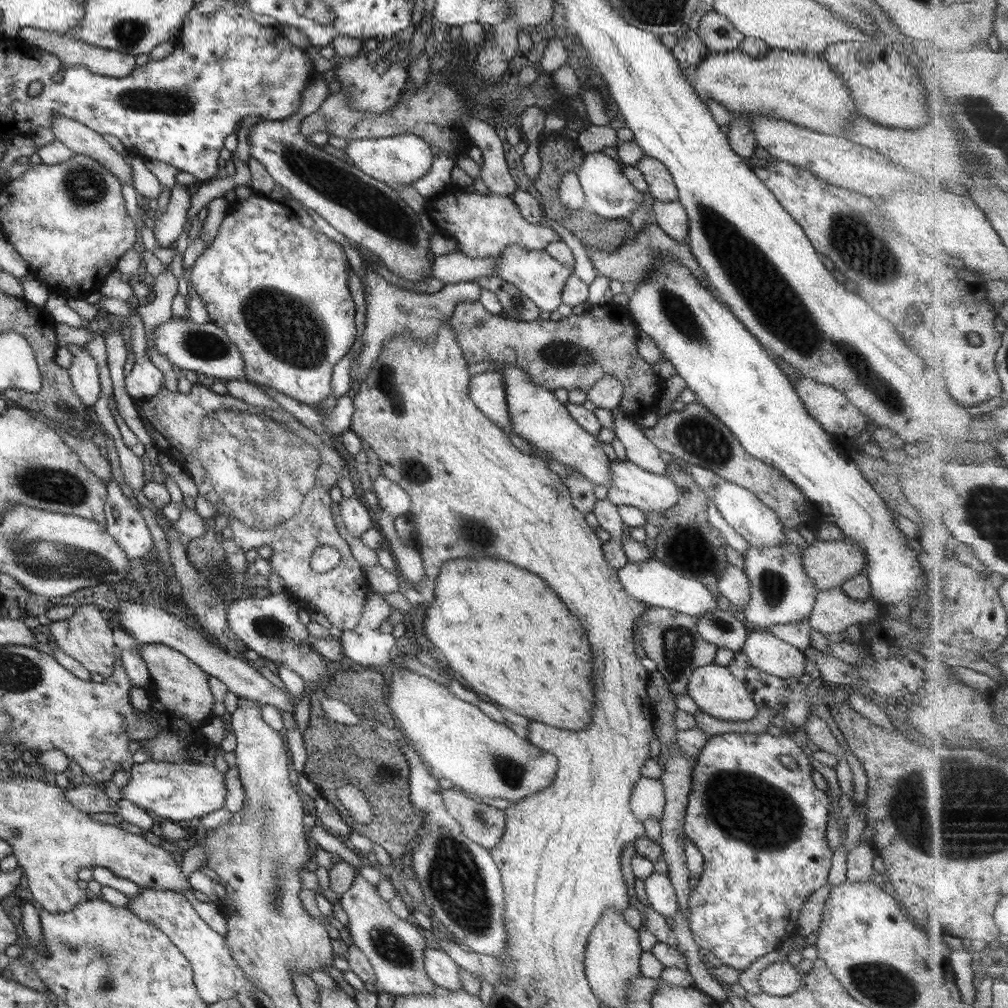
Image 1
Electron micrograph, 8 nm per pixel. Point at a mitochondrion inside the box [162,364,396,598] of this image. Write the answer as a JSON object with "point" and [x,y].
{"point":[256,463]}

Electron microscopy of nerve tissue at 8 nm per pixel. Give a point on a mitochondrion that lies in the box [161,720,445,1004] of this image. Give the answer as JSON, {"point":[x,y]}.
{"point":[387,944]}

